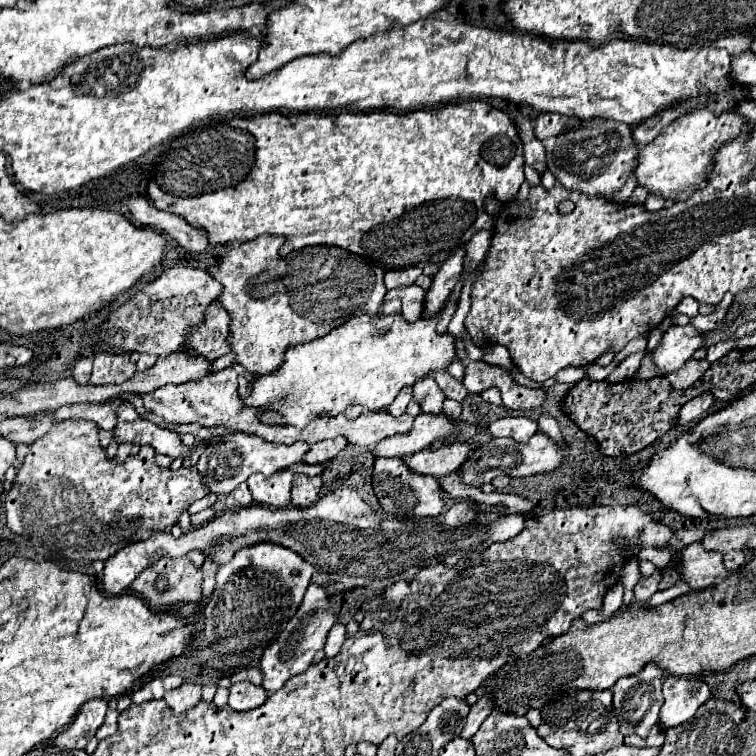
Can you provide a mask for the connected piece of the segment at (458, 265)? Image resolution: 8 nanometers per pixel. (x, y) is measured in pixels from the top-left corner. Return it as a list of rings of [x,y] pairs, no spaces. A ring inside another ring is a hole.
[[[460,248],[454,252],[454,256],[450,256],[440,270],[434,274],[432,286],[426,294],[424,300],[424,314],[422,318],[432,318],[446,302],[446,298],[450,296],[450,292],[454,290],[456,282],[462,278],[464,274],[464,258],[466,258],[466,250]]]

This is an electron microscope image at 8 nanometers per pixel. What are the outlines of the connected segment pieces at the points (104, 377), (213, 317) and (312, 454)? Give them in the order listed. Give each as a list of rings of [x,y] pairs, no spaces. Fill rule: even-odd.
[[[100,352],[94,358],[94,370],[90,384],[110,384],[110,382],[124,382],[136,372],[136,366],[130,362],[130,352],[112,354]]]
[[[214,302],[206,310],[206,324],[190,330],[186,346],[194,354],[202,354],[208,360],[216,360],[230,352],[230,312],[222,304]]]
[[[338,436],[338,438],[330,438],[330,440],[324,440],[324,442],[316,442],[306,454],[304,454],[304,462],[306,464],[320,464],[320,462],[326,462],[326,460],[332,460],[338,456],[338,452],[342,448],[348,446],[348,440],[344,436]]]

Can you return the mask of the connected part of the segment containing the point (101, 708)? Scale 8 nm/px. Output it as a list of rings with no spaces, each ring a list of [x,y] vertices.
[[[90,700],[82,706],[80,714],[76,720],[54,738],[54,746],[58,748],[68,748],[68,750],[78,750],[88,744],[88,740],[96,734],[98,726],[104,722],[106,716],[106,700]]]

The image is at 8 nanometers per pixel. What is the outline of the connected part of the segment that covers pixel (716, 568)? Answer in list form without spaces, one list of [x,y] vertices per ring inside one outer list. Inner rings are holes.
[[[694,542],[680,550],[680,574],[692,590],[702,590],[714,586],[726,576],[726,568],[720,552],[702,548],[700,542]]]

